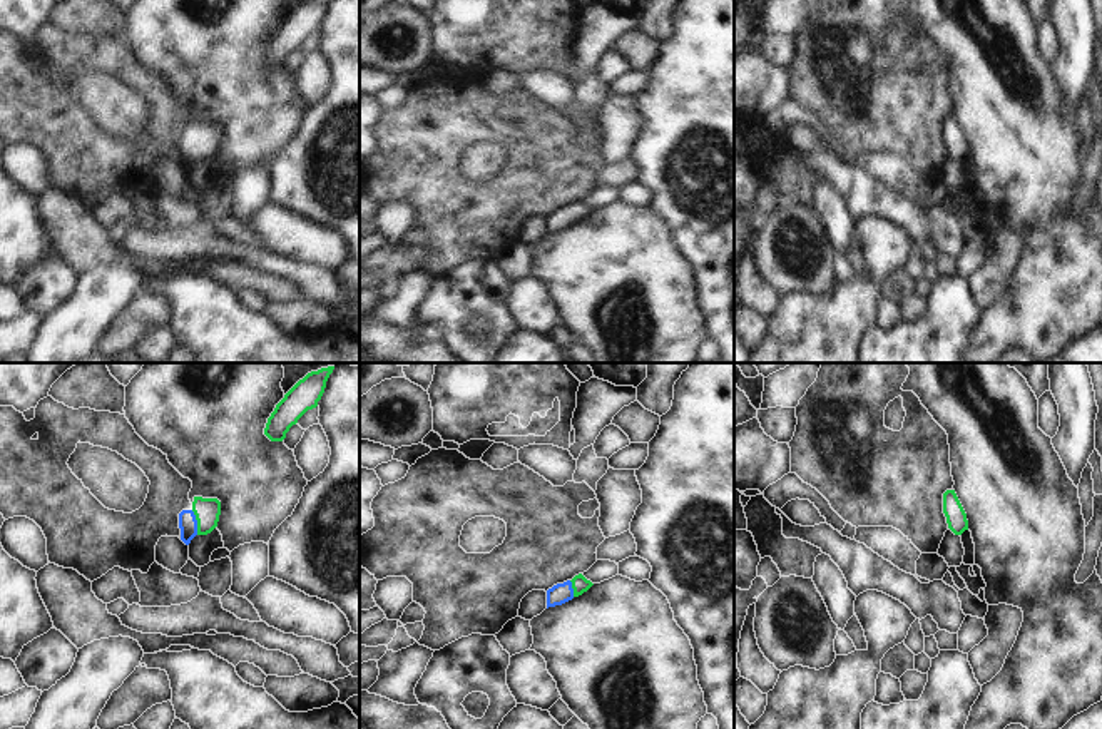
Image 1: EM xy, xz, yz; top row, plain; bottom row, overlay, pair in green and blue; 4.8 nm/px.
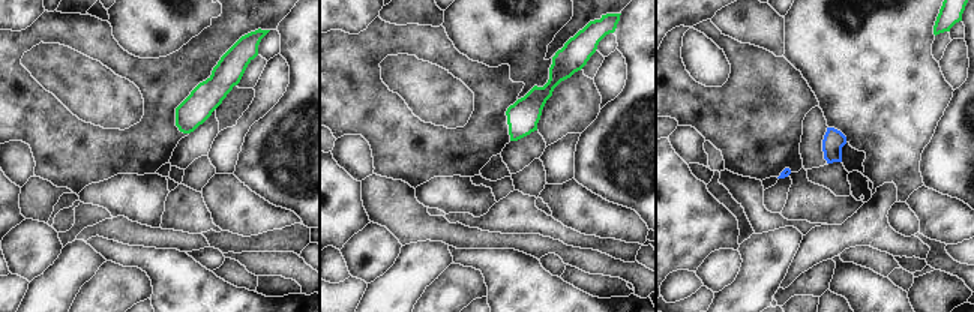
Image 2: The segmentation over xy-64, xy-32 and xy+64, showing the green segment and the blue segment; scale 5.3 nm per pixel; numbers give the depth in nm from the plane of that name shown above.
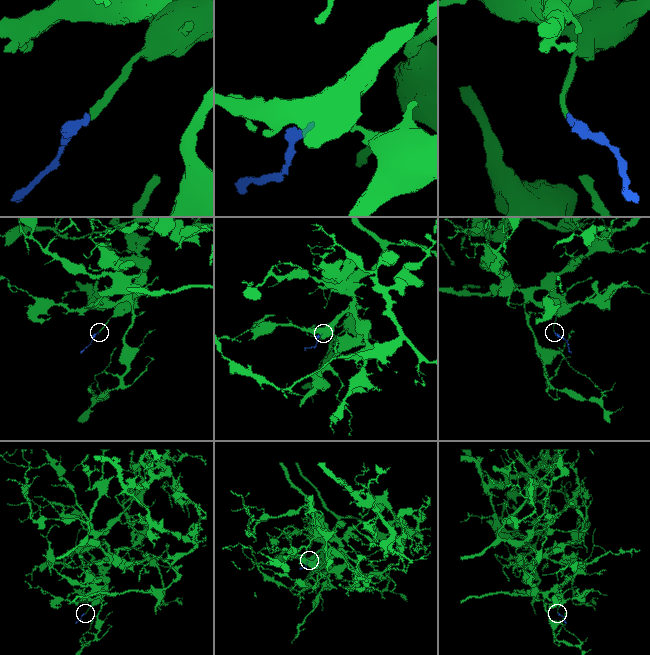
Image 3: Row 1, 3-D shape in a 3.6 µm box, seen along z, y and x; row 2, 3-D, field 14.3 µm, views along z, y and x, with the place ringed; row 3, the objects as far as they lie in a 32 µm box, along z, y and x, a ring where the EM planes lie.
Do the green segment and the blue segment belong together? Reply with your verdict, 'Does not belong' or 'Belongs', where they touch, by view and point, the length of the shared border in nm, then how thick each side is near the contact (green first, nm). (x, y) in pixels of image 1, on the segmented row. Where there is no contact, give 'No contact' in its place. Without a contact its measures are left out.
Belongs. Touches green at xy (198, 522). Shared border 120 nm. Thickness 120 nm (green) against 90 nm

